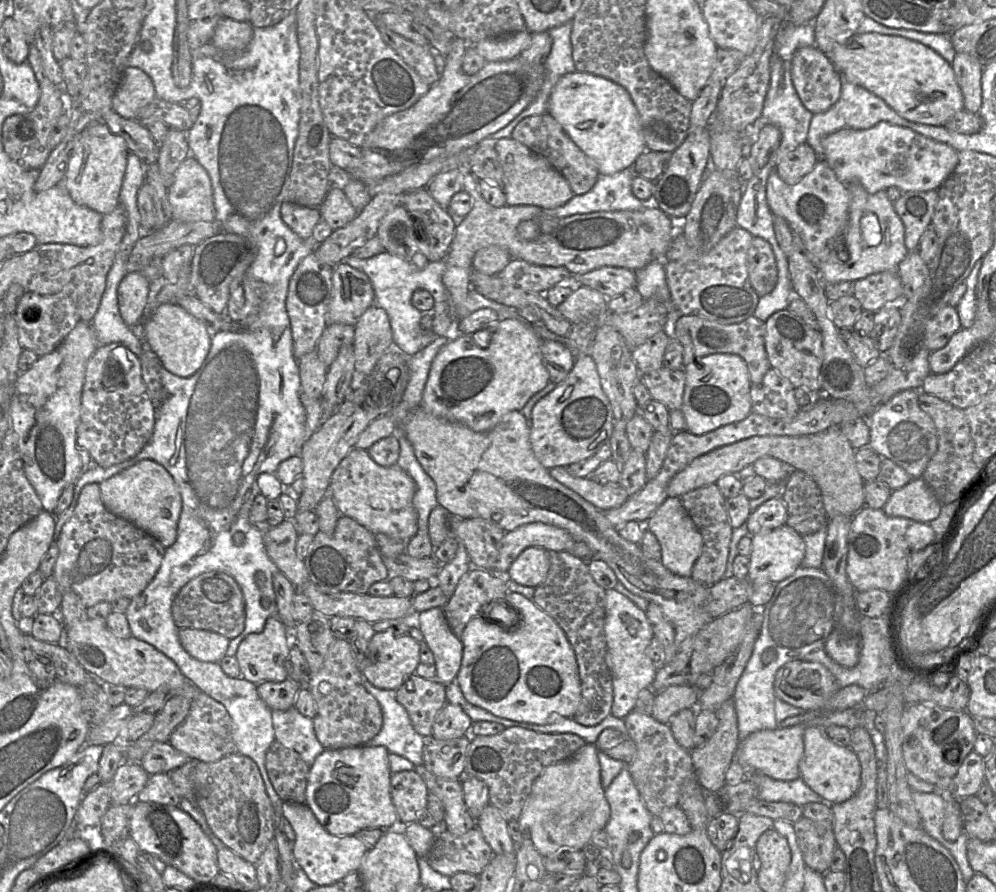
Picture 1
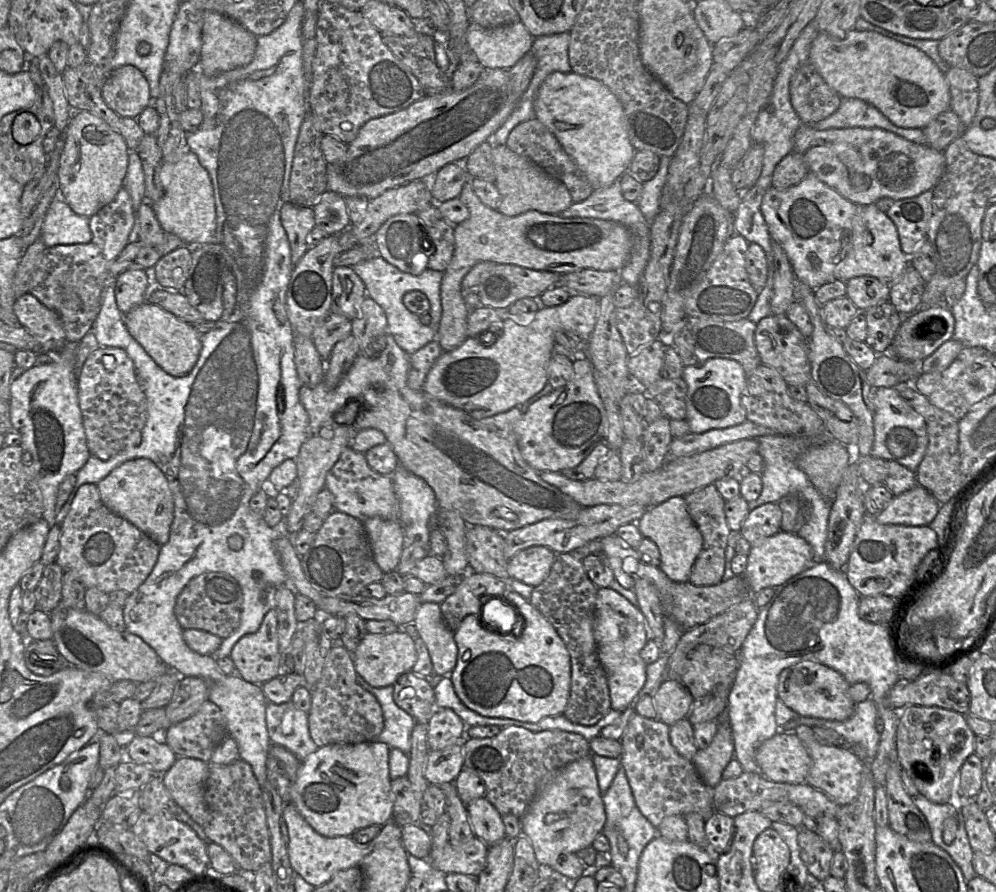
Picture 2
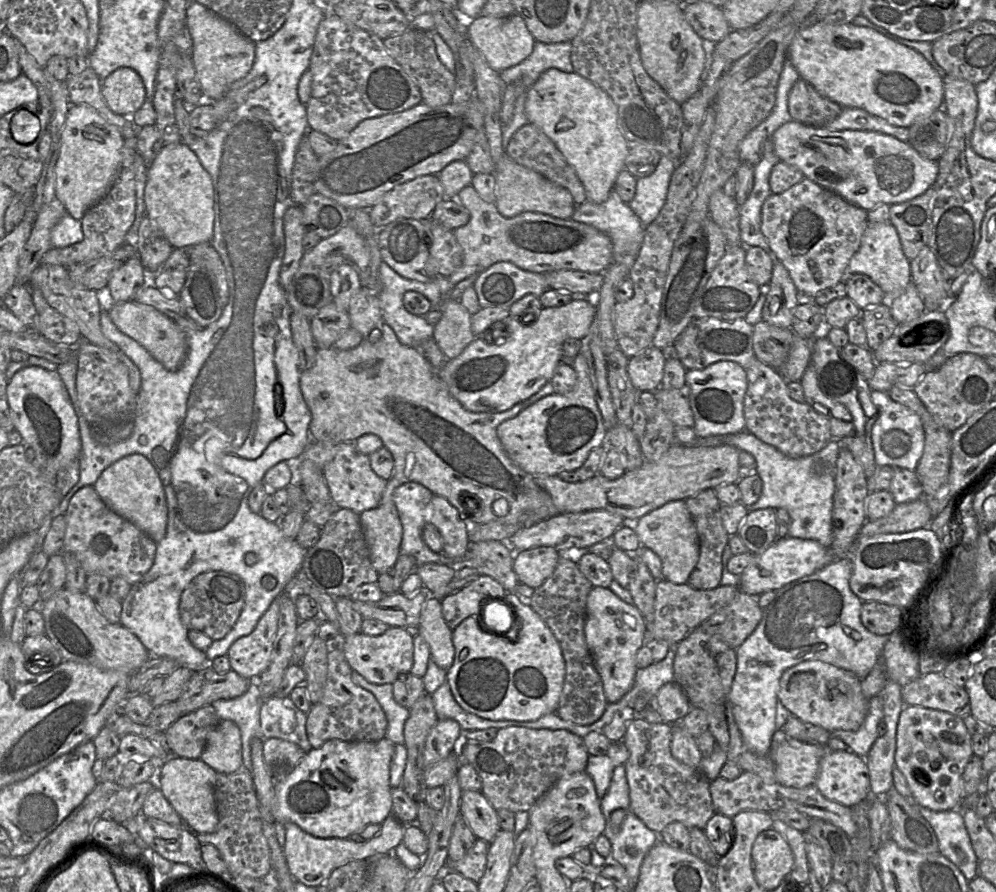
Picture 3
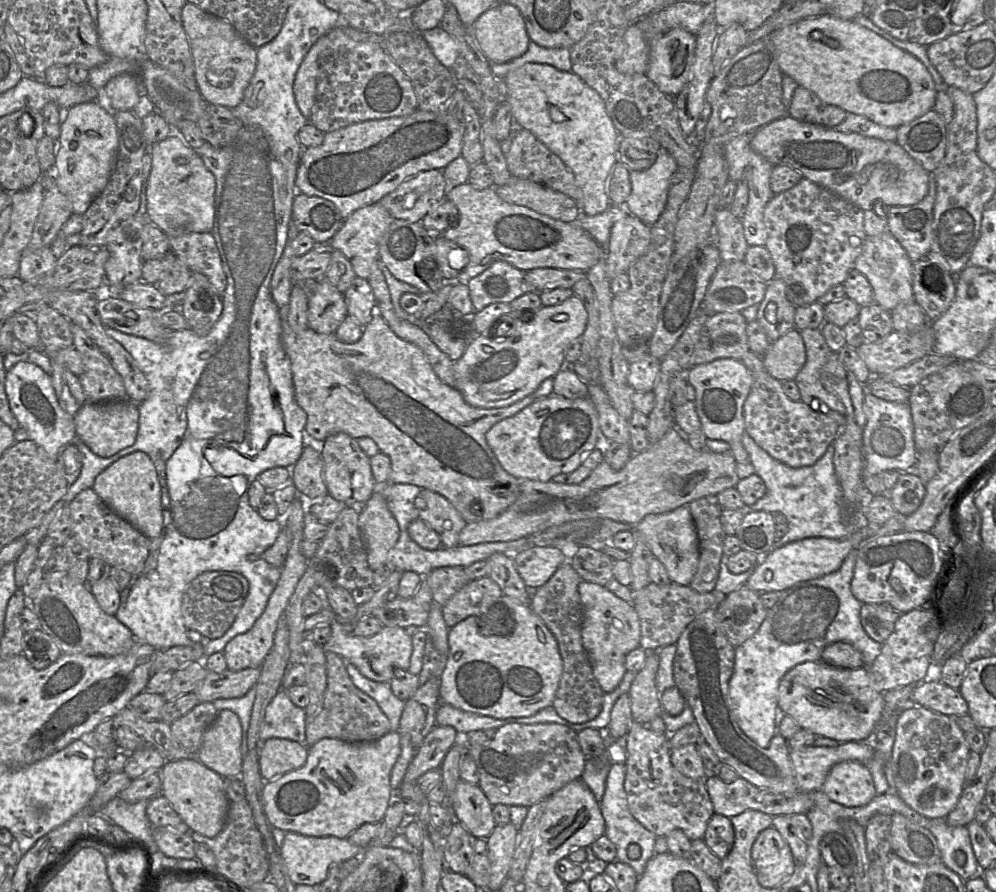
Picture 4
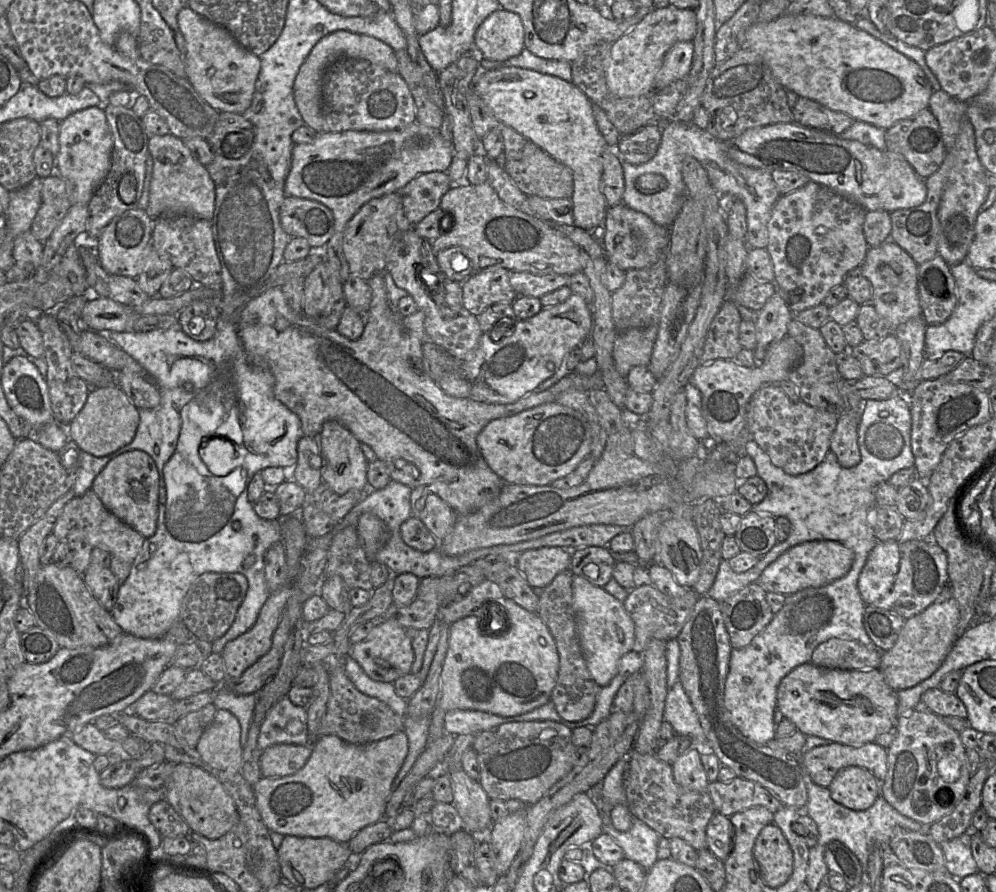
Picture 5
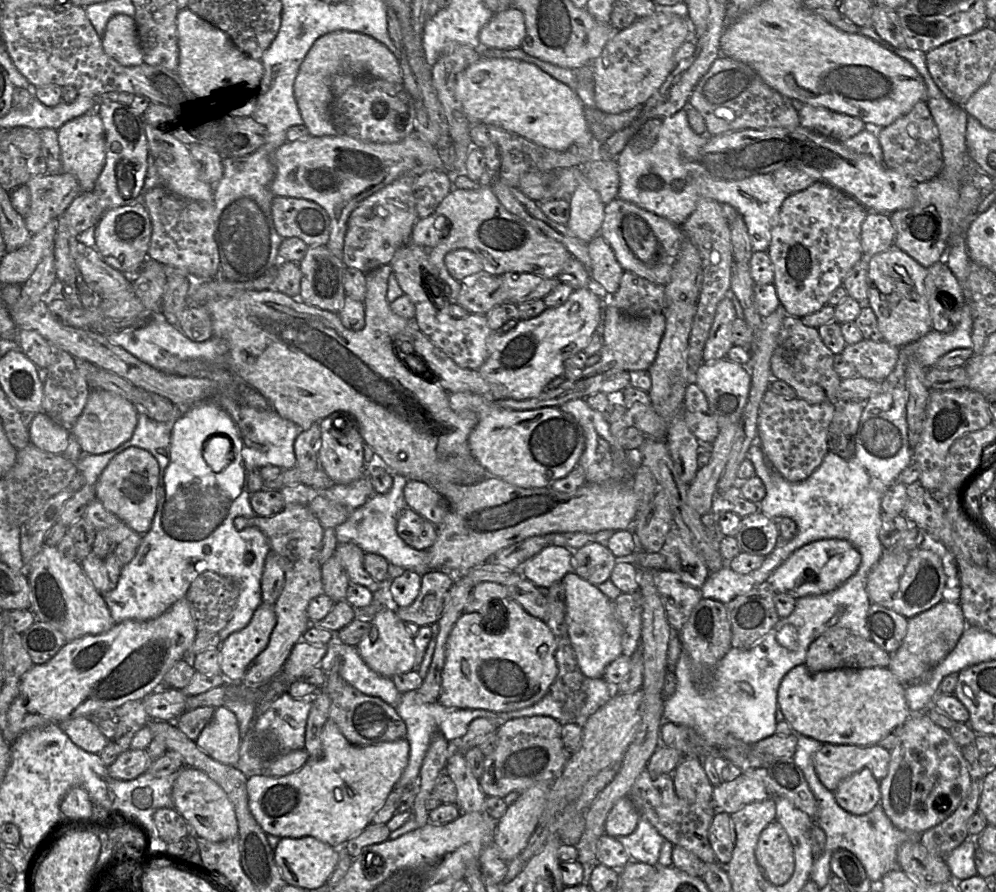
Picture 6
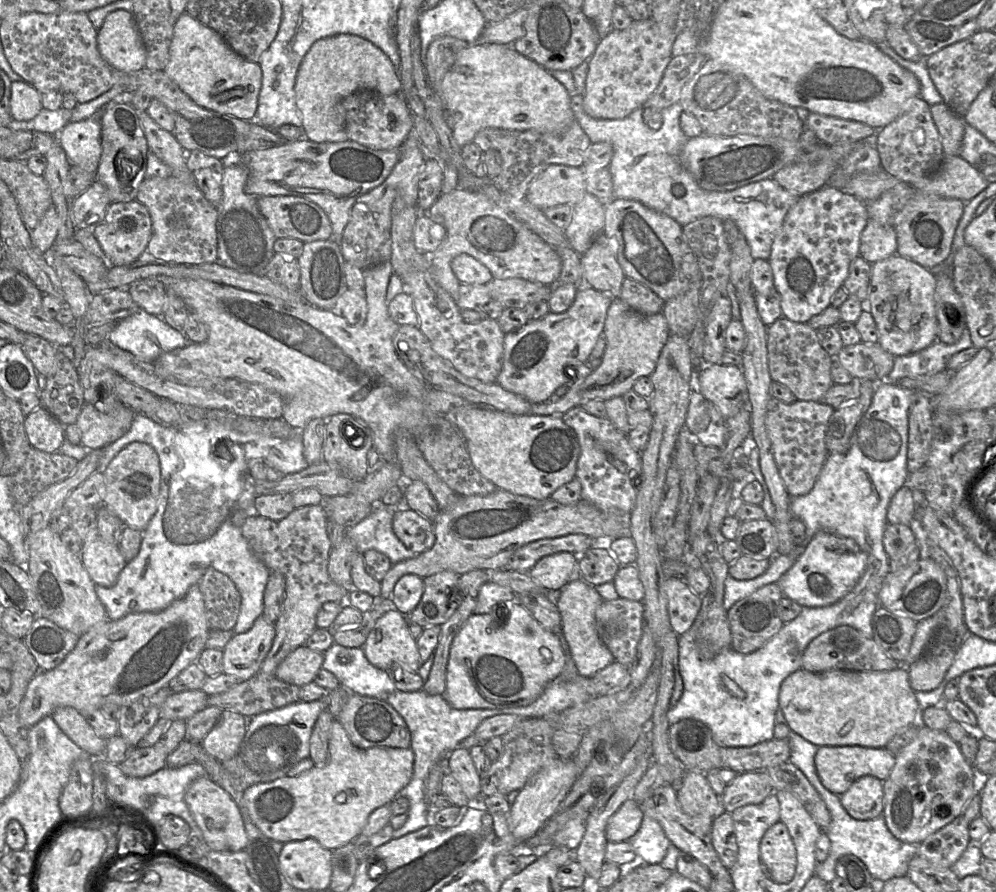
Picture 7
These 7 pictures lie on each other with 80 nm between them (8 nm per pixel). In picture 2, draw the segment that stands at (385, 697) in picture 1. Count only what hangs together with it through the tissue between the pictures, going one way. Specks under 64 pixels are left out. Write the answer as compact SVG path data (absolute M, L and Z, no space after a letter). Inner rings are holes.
M357 675L357 682L379 702L384 716L384 729L376 739L408 754L411 751L411 734L416 724L412 716L398 707L393 698L393 686L375 688Z

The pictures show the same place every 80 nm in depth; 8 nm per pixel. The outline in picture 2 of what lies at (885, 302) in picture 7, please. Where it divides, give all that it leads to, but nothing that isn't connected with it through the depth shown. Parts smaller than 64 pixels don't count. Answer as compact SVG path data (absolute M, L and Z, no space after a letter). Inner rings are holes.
M876 204L857 207L852 224L852 246L834 270L834 279L848 281L858 276L873 276L889 284L899 278L909 265L903 253L896 225Z

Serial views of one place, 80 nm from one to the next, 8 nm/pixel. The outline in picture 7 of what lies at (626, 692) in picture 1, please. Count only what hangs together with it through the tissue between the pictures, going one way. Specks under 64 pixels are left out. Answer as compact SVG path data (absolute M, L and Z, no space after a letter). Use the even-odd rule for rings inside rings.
M582 578L569 582L556 594L555 602L562 619L561 637L580 676L591 677L615 661L596 626L595 612L602 601L595 587Z

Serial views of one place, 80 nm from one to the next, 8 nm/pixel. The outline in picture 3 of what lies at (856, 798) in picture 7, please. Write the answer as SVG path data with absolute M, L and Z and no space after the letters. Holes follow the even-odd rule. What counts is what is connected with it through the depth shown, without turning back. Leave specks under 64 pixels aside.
M828 750L820 760L814 786L827 799L852 808L871 796L866 759L850 750Z

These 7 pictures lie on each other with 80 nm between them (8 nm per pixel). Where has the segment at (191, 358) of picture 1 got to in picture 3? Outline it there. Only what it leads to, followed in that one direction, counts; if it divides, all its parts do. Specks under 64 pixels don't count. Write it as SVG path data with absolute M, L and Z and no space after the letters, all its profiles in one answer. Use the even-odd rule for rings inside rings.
M134 300L113 303L107 312L122 333L141 344L167 370L177 371L182 367L188 355L187 333L174 320L152 306Z

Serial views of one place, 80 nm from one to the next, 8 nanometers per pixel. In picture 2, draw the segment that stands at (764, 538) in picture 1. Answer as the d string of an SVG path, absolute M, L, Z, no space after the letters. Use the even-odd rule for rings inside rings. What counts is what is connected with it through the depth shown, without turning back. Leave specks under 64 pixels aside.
M780 530L775 535L751 547L748 563L743 574L750 591L756 594L764 588L775 588L803 572L814 562L811 546L795 533Z

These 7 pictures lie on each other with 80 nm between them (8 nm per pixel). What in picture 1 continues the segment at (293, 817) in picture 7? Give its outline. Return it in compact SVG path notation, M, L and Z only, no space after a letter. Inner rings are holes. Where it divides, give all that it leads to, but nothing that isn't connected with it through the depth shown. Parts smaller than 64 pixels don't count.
M383 746L325 749L310 767L305 803L321 825L332 835L351 836L363 829L390 829L398 825L398 814L390 794L389 754Z

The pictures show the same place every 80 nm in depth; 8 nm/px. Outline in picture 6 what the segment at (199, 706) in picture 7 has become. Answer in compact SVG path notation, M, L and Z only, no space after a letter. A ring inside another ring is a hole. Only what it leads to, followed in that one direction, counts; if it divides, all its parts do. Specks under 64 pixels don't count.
M156 690L143 699L152 720L176 721L185 711L186 696L181 690Z

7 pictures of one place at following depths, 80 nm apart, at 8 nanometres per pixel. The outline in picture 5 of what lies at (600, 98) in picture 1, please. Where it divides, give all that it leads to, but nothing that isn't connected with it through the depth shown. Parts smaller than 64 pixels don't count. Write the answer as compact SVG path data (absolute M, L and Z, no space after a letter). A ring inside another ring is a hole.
M501 67L497 69L491 70L480 70L478 73L475 82L473 84L474 90L477 95L483 100L485 105L491 110L494 116L504 123L505 125L513 128L519 134L524 136L528 141L533 142L542 150L544 150L547 154L549 154L552 158L562 163L564 166L569 168L572 172L573 176L573 193L571 195L571 202L573 205L573 225L581 228L583 230L594 232L594 235L599 236L599 230L601 229L601 225L604 221L606 210L608 209L606 200L602 194L601 190L601 178L603 173L603 153L609 148L606 144L606 141L602 134L599 132L594 115L592 110L592 102L589 98L572 82L565 81L556 76L547 75L532 69L528 68L519 68L519 67Z

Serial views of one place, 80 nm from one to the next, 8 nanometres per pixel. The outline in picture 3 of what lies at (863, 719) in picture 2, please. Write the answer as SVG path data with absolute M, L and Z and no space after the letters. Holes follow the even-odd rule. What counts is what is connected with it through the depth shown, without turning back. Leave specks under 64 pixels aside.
M881 696L869 699L865 720L857 731L835 730L831 736L844 741L849 750L862 758L866 758L878 738L878 724L884 719L883 701Z

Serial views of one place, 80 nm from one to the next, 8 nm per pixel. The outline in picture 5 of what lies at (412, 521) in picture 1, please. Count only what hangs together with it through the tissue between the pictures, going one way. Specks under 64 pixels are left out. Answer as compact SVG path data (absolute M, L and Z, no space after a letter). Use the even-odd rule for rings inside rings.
M330 420L323 424L318 435L320 454L322 457L321 477L325 487L339 495L349 491L365 493L368 491L366 460L361 443L341 423Z

